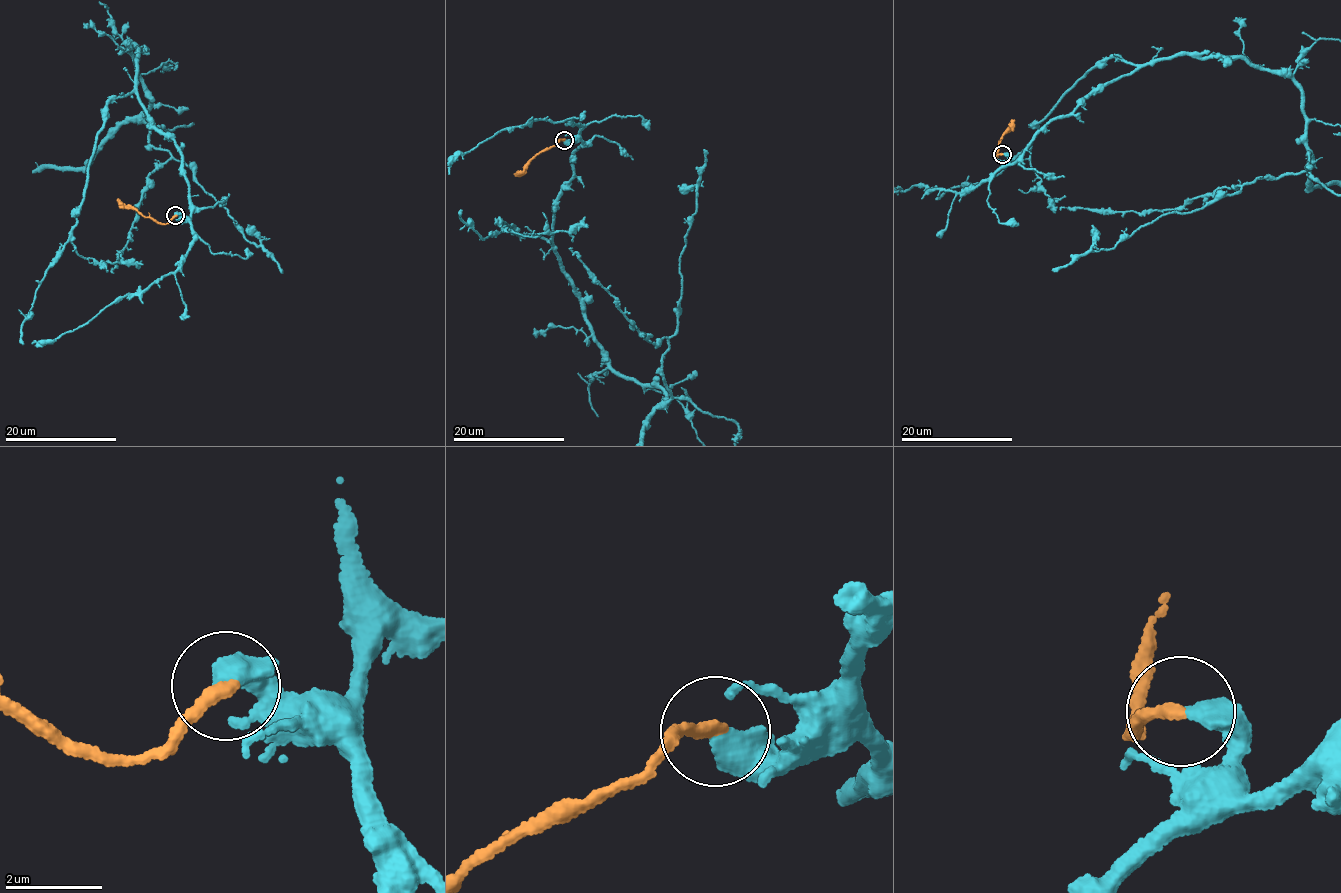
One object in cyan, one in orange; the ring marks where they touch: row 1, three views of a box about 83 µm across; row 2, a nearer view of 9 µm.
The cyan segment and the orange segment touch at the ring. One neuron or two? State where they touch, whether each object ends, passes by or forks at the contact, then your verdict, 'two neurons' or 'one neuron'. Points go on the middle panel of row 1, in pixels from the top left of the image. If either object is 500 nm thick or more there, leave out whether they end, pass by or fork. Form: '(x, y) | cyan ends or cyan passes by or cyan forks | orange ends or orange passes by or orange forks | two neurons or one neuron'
(564, 140) | one neuron

